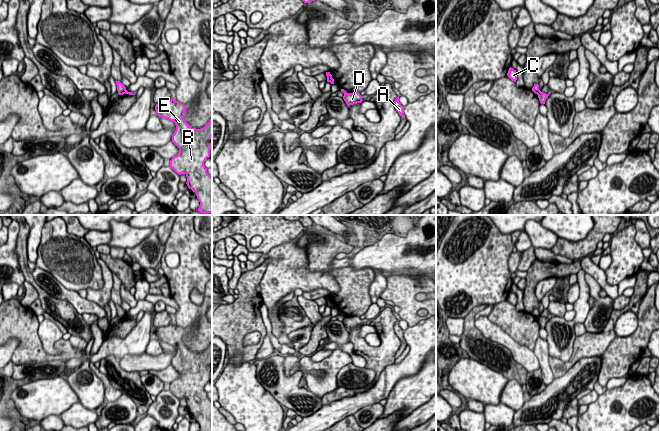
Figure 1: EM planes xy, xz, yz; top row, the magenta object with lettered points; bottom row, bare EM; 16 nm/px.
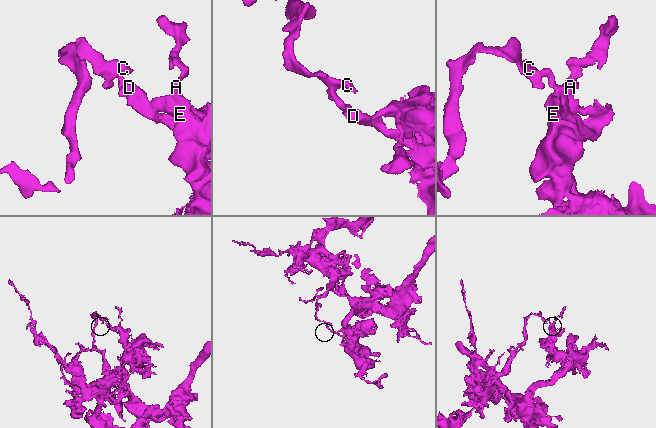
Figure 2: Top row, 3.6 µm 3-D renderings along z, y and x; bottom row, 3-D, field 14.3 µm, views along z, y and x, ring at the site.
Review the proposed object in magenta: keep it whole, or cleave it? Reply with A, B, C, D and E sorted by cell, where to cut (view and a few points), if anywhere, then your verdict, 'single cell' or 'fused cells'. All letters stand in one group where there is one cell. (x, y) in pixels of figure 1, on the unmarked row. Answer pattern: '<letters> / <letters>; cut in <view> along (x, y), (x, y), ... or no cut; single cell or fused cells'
A B D E / C; cut in xy along (127, 315), (121, 318); fused cells

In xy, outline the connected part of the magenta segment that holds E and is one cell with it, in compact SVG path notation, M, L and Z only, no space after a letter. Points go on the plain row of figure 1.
M174 321L155 330L159 341L169 343L176 349L172 366L179 372L179 377L170 384L169 390L177 398L186 399L186 408L196 417L199 431L212 431L212 400L204 390L212 370L212 342L203 352L192 352L184 343L186 332Z

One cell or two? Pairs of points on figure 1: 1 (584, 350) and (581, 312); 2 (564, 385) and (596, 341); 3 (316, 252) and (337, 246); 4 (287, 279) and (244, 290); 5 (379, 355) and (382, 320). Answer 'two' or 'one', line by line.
1: two
2: two
3: one
4: two
5: one

